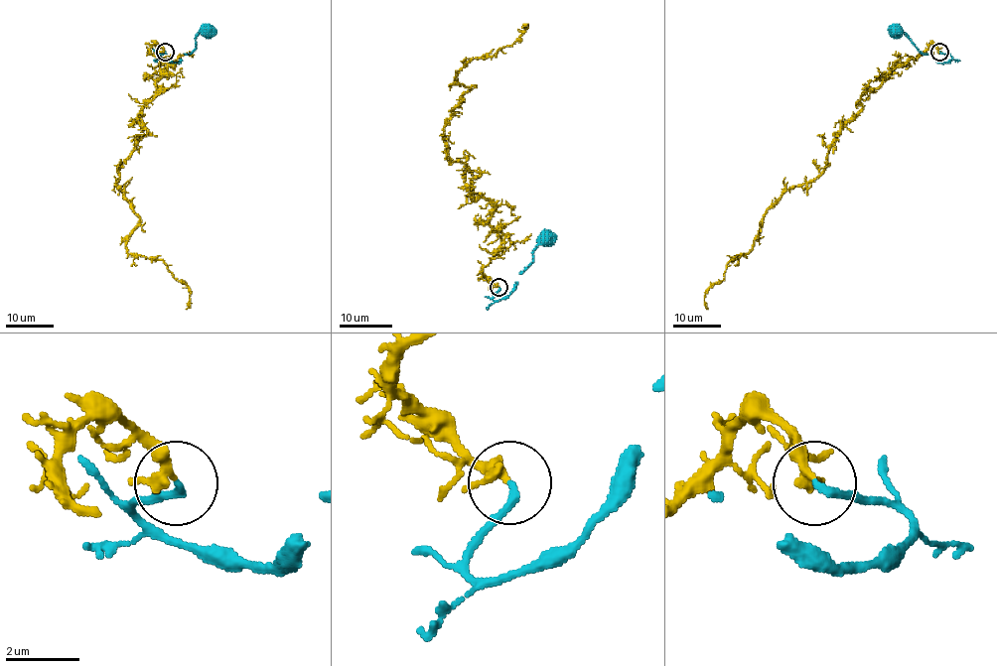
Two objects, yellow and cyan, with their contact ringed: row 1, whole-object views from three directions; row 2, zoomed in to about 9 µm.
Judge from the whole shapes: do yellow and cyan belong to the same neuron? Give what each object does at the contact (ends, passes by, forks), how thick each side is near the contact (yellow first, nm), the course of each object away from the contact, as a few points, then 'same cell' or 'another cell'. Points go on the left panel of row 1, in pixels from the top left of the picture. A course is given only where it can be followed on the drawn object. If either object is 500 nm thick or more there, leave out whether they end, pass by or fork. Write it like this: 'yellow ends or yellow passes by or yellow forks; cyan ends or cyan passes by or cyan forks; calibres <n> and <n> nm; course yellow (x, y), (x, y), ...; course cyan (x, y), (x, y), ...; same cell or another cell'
yellow passes by; cyan ends; calibres 240 and 200 nm; course yellow (165, 51), (150, 49), (168, 66), (116, 186), (139, 218), (126, 251), (161, 259), (189, 289), (186, 309); course cyan (165, 53), (161, 57), (180, 62), (195, 48), (195, 38), (205, 32); same cell

